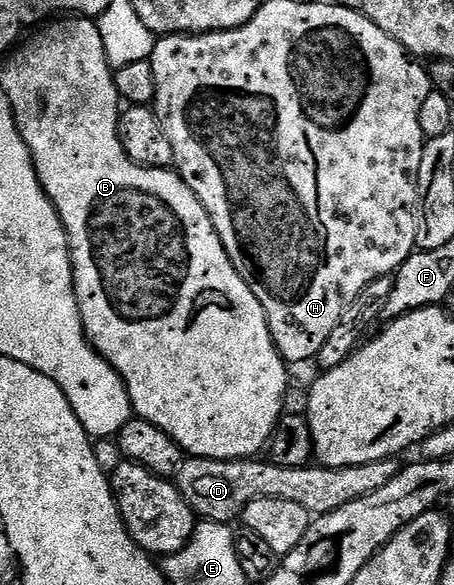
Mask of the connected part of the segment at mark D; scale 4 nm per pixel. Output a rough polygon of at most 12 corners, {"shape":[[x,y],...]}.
{"shape":[[392,456],[343,468],[183,459],[195,517],[237,521],[256,498],[319,517],[396,478]]}

